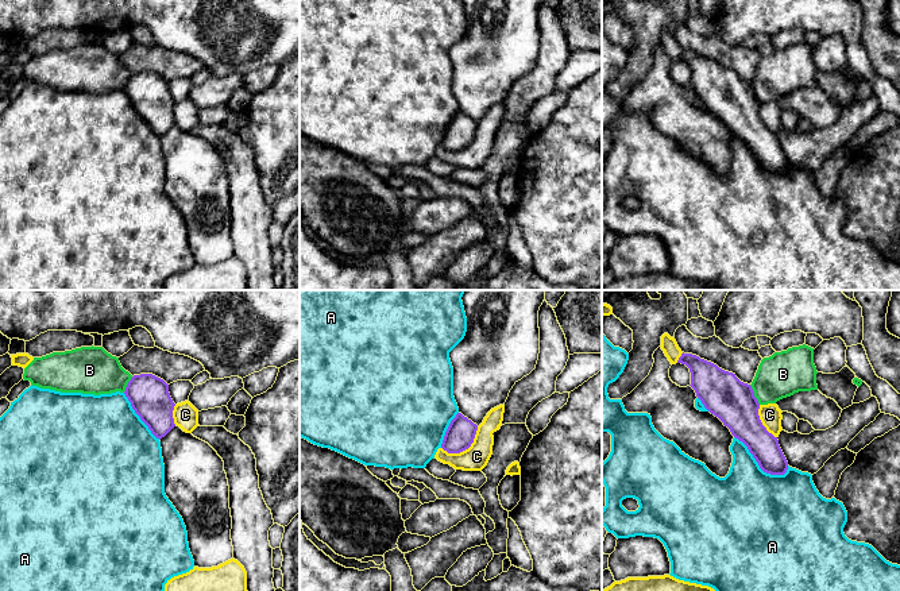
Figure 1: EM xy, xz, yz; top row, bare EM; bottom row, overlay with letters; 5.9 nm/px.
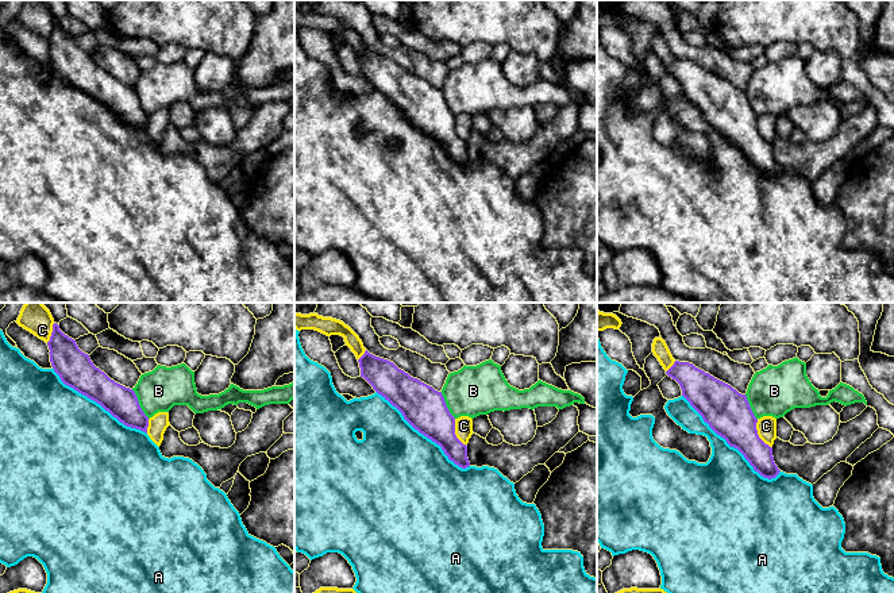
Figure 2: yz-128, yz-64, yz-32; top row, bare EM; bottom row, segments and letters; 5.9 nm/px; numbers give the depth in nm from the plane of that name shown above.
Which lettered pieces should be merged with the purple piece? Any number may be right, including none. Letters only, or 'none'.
A

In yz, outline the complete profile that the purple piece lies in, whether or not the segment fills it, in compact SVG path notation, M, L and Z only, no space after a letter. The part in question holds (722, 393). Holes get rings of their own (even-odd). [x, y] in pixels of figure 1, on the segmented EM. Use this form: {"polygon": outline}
{"polygon": "M683 352L677 363L690 368L690 386L696 397L748 447L760 468L770 475L784 475L788 461L777 437L769 433L760 420L760 403L752 386L741 382L735 374L692 354Z"}

